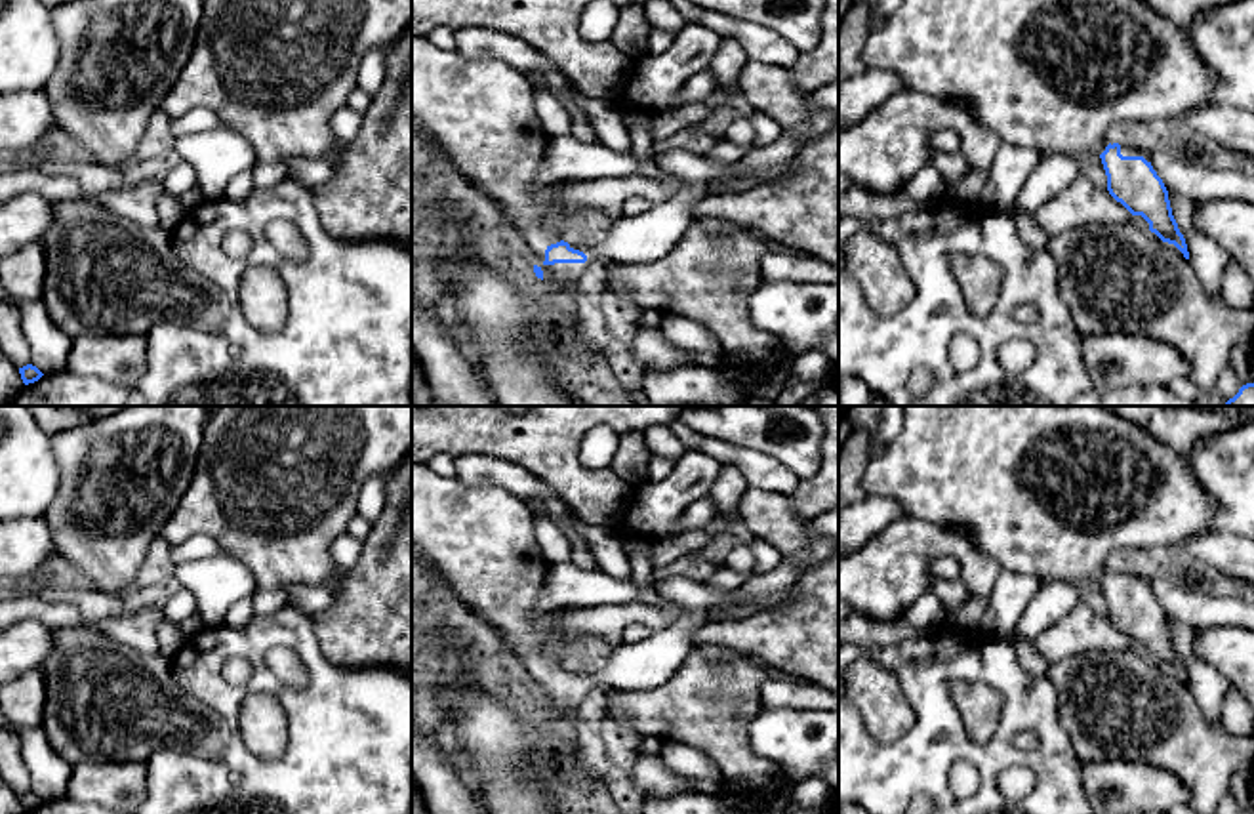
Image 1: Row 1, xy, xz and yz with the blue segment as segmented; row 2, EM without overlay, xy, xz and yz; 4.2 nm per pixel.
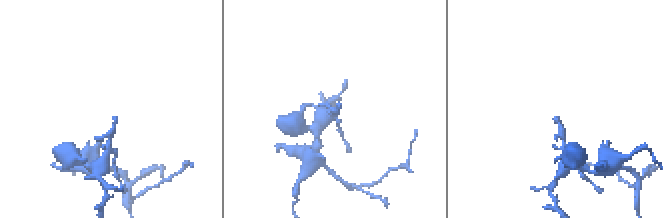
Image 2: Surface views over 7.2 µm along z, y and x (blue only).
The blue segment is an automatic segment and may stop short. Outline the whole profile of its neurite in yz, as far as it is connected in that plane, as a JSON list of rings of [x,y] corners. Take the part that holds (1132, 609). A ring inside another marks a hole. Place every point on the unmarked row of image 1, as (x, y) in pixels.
[[[903,406],[901,431],[880,458],[871,459],[861,486],[867,496],[896,499],[905,517],[964,530],[1001,570],[1041,581],[1098,581],[1109,621],[1189,686],[1168,618],[1151,589],[1123,583],[1121,572],[1107,568],[1107,559],[1117,549],[1178,553],[1189,538],[1214,530],[1218,505],[1199,486],[1183,456],[1149,431],[1102,406]]]

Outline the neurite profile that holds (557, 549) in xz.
[[[537,515],[534,528],[541,555],[549,564],[560,564],[572,560],[570,539],[564,536],[564,532],[551,517]]]

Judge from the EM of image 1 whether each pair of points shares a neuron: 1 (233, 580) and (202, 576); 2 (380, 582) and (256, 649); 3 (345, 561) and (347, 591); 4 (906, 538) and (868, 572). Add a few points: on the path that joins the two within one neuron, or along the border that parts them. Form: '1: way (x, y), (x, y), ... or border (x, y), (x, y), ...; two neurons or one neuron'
1: way (225, 580), (210, 580); one neuron
2: border (311, 616), (321, 651), (330, 660); two neurons
3: border (364, 540), (361, 557), (340, 574); two neurons
4: way (896, 548), (877, 567); one neuron

